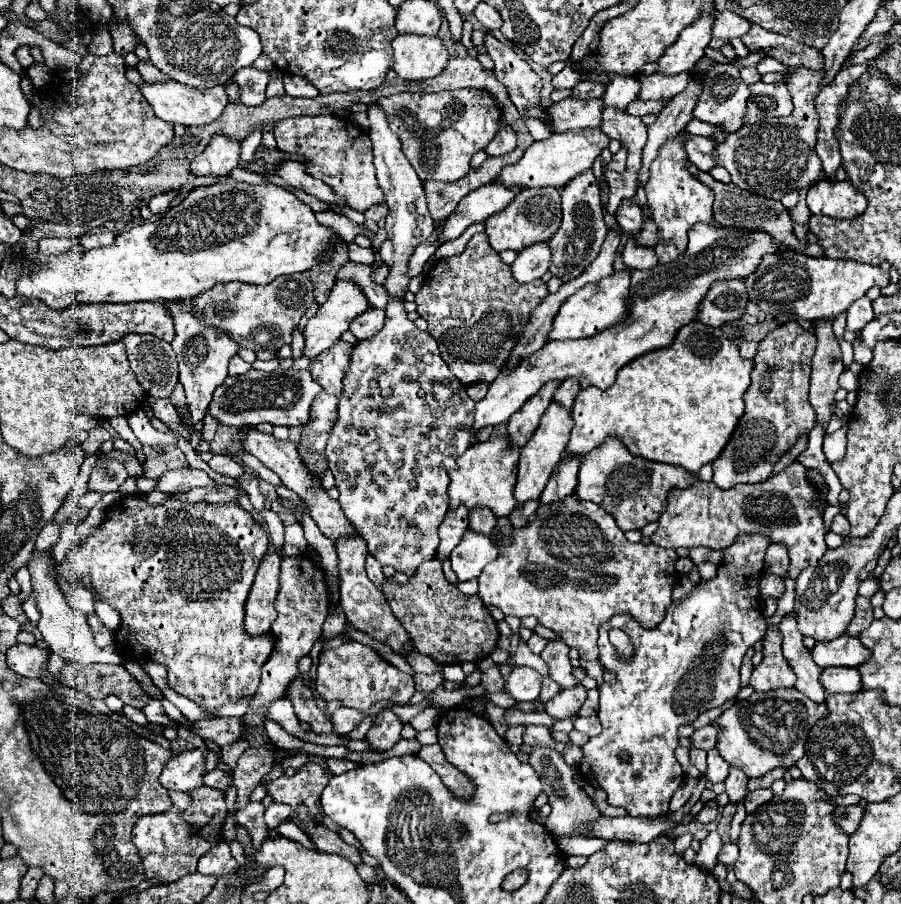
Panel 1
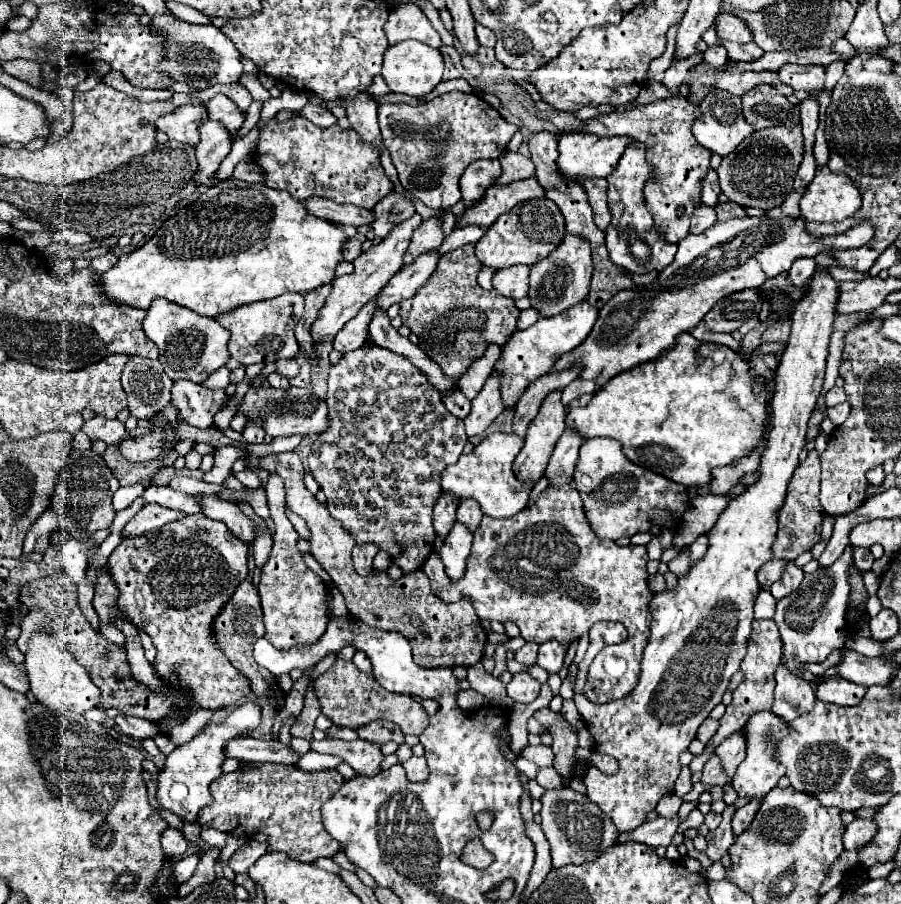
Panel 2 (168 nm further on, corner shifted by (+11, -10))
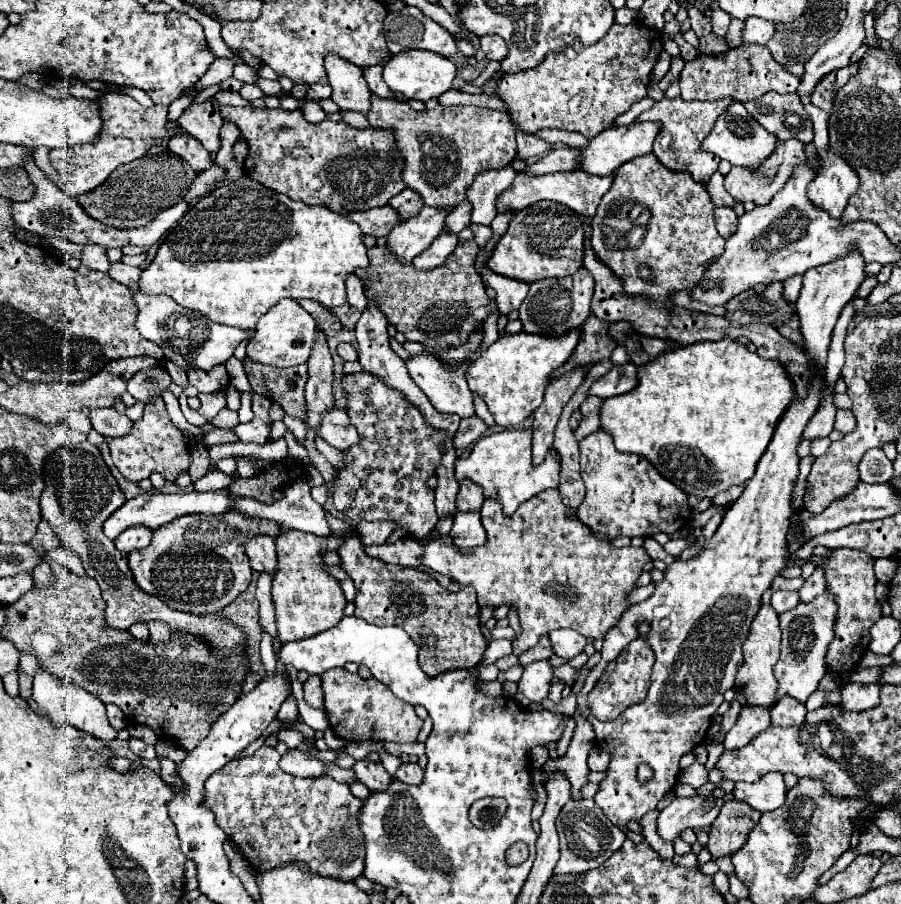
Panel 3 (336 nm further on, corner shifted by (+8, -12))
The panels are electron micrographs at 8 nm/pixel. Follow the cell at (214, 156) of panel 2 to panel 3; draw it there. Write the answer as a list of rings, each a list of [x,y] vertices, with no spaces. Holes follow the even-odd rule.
[[[207,100],[203,104],[189,106],[181,114],[179,126],[185,132],[189,132],[191,136],[195,136],[201,144],[205,144],[205,148],[209,152],[219,152],[219,148],[221,148],[219,132],[223,126],[223,118],[219,116],[219,104],[217,102]]]

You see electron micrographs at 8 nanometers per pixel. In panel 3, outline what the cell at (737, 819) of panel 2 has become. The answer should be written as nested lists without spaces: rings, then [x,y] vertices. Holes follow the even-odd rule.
[[[725,802],[709,832],[709,850],[713,858],[733,854],[745,844],[751,828],[759,822],[761,814],[745,802]]]

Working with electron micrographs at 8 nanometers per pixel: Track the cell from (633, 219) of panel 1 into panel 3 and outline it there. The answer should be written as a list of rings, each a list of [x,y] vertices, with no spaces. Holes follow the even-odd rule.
[[[571,170],[571,172],[555,172],[555,174],[545,174],[545,176],[523,176],[517,174],[513,184],[499,194],[497,198],[497,214],[511,212],[515,214],[521,208],[527,208],[529,204],[535,204],[539,200],[551,200],[559,204],[567,204],[575,212],[583,214],[587,220],[593,220],[597,214],[597,206],[603,198],[603,194],[611,188],[613,176],[587,176],[583,170]]]

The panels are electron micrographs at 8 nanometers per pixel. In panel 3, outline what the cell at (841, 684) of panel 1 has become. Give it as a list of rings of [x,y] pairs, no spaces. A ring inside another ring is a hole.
[[[843,684],[839,690],[841,708],[863,712],[879,704],[879,686],[877,684]]]

